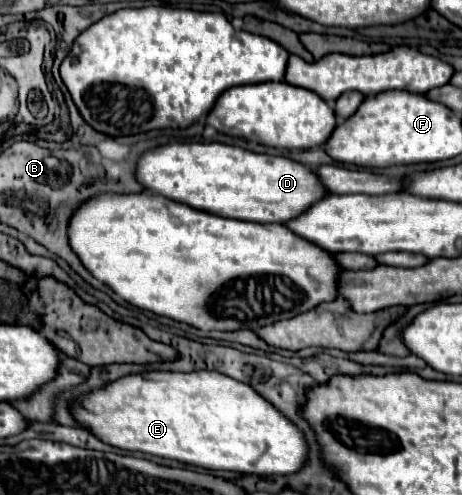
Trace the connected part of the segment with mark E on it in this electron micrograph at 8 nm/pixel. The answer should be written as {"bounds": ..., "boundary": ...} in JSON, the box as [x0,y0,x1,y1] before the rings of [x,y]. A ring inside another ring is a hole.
{"bounds":[75,371,307,475],"boundary":[[[147,371],[127,375],[75,405],[75,417],[101,441],[203,469],[293,475],[307,463],[305,433],[273,403],[221,373]]]}

